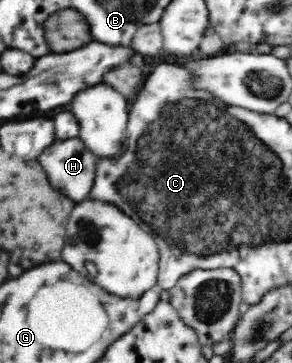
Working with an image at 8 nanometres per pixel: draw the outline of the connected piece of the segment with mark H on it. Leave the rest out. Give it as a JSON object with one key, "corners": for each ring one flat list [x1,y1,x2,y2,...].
{"corners":[[80,137,68,138,65,140,55,140,55,143,46,148,37,158,42,165,46,176,52,187,62,192,75,204,89,198,92,187,96,183,96,163,98,159,94,153,82,142]]}

